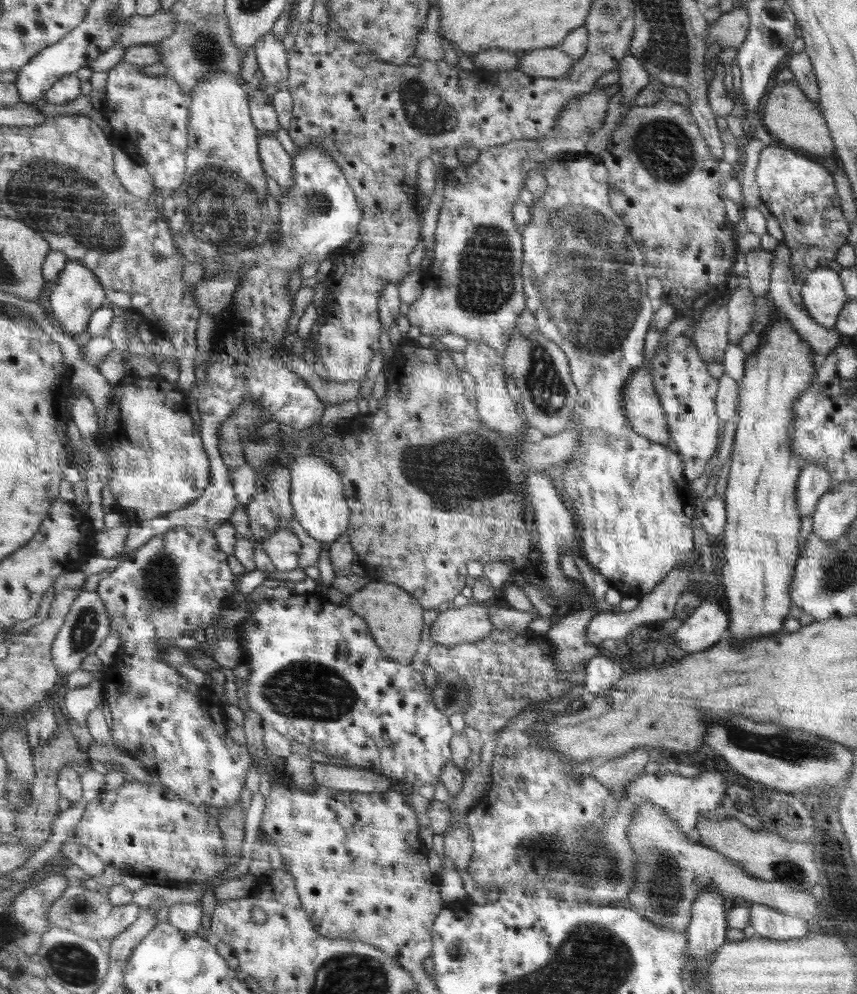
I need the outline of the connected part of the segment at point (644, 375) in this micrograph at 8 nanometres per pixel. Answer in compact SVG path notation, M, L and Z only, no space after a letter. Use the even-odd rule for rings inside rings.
M645 368L633 374L633 380L625 390L625 416L633 426L633 432L637 432L641 438L661 446L671 444L673 434L669 432L667 424L669 414L665 412L653 376L649 376Z

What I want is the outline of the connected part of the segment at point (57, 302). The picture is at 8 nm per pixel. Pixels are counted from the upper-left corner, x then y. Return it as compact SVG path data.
M69 260L65 270L61 272L59 282L53 286L53 292L51 292L53 320L69 336L85 334L93 314L103 306L107 306L107 298L109 298L107 288L101 284L101 278L95 274L95 270L85 266L81 260Z

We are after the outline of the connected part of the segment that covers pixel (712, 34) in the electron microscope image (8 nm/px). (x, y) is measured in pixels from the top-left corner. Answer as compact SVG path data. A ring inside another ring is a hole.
M731 10L731 12L719 16L711 28L707 28L705 44L707 44L707 48L713 42L721 44L723 48L727 48L727 46L739 48L745 42L745 38L749 36L749 30L751 30L749 14L745 10Z

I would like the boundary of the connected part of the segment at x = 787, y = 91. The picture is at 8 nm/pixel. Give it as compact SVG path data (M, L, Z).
M787 82L783 86L773 88L767 98L765 98L765 106L763 106L763 124L767 128L767 132L777 140L777 144L785 144L791 146L795 150L803 150L809 152L813 156L833 156L835 144L833 138L829 134L827 122L819 110L819 102L813 102L805 96L805 92L795 86L793 82Z

